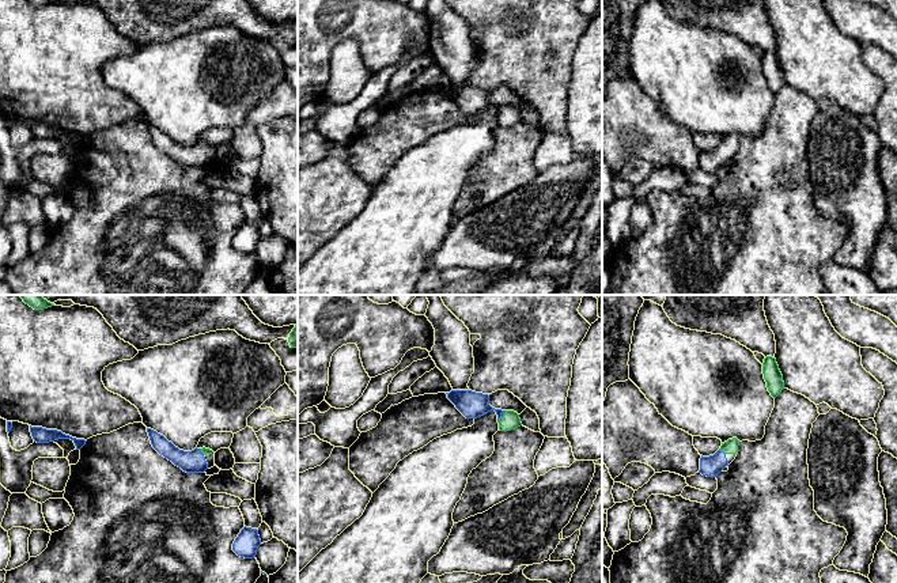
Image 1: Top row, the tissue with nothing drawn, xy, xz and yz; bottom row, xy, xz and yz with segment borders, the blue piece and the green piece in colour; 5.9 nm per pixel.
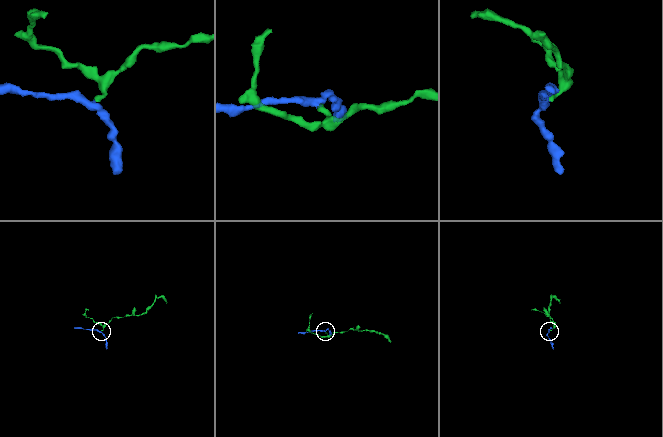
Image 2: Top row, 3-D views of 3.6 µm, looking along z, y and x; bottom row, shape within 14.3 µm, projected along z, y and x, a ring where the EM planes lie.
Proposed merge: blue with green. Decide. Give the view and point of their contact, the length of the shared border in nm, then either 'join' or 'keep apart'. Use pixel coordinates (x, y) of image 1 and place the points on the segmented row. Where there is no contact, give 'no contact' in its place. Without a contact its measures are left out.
xz (502, 416) | 90 nm | join

